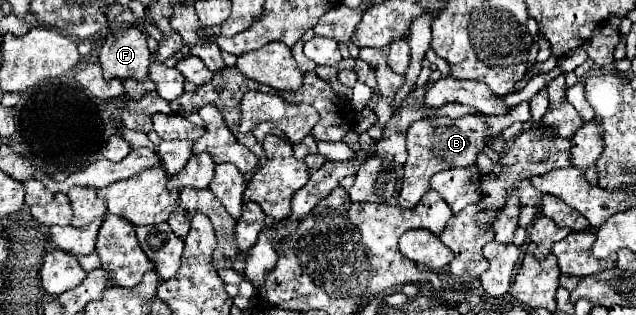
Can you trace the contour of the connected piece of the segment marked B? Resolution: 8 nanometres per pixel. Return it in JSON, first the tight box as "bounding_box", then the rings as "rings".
{"bounding_box":[400,102,530,208],"rings":[[[520,102],[504,116],[462,116],[462,118],[426,118],[418,120],[408,128],[406,134],[406,148],[408,148],[408,160],[404,164],[404,186],[400,192],[400,206],[412,208],[420,202],[420,198],[430,188],[430,178],[436,172],[456,168],[456,166],[472,166],[476,160],[476,154],[484,148],[488,136],[500,134],[504,128],[508,128],[514,122],[528,122],[530,120],[530,108],[528,102]]]}

